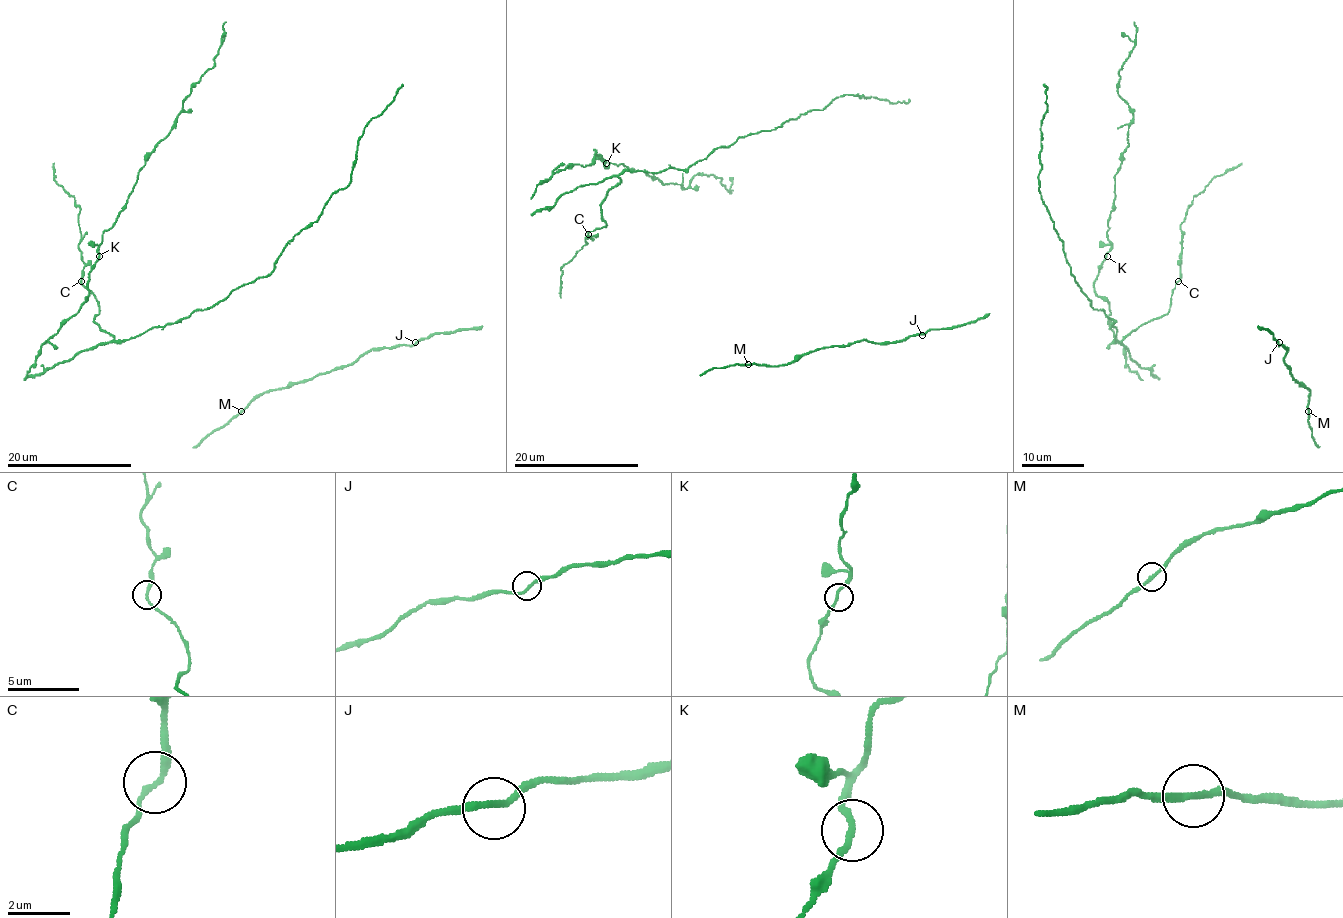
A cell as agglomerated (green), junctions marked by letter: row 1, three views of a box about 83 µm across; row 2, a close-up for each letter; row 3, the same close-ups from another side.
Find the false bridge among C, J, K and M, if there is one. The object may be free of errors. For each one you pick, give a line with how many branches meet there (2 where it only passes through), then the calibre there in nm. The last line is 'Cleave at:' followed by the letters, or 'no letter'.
Cleave at: no letter

